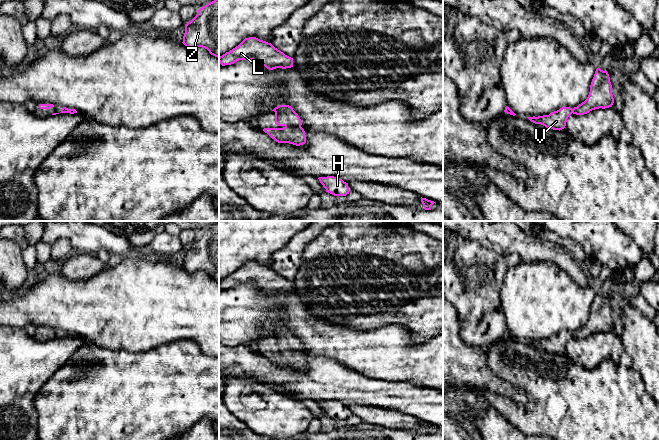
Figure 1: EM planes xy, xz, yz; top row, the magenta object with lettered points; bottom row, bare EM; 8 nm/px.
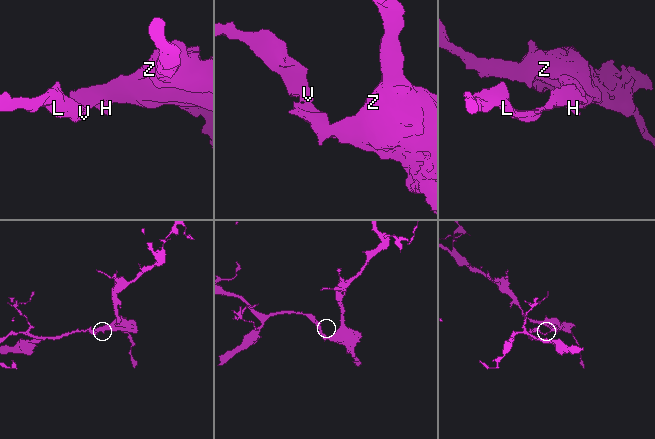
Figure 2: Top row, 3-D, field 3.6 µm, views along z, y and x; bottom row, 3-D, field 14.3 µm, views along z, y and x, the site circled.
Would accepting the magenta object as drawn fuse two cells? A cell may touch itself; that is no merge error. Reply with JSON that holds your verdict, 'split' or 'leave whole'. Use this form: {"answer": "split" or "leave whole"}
{"answer": "leave whole"}

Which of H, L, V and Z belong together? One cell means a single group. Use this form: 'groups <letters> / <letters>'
groups H L V Z

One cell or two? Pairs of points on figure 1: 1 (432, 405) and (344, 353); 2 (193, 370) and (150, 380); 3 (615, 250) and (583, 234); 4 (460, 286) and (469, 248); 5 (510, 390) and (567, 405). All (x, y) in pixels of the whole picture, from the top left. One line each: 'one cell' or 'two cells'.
1: two cells
2: one cell
3: one cell
4: one cell
5: two cells

